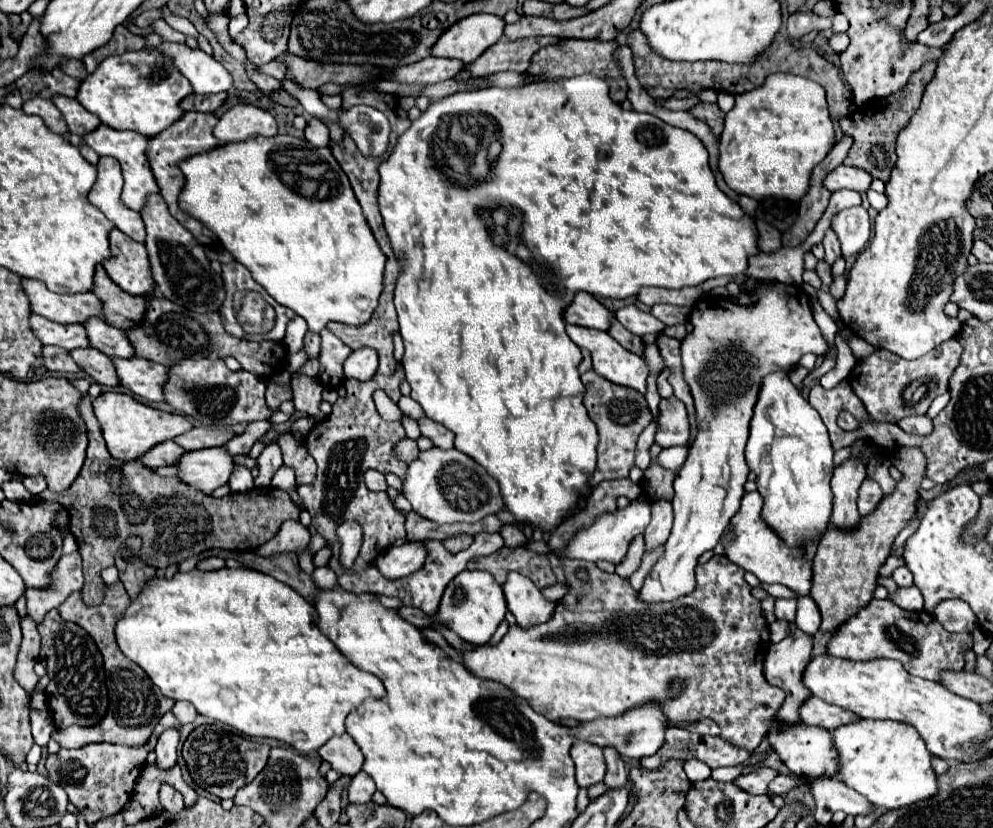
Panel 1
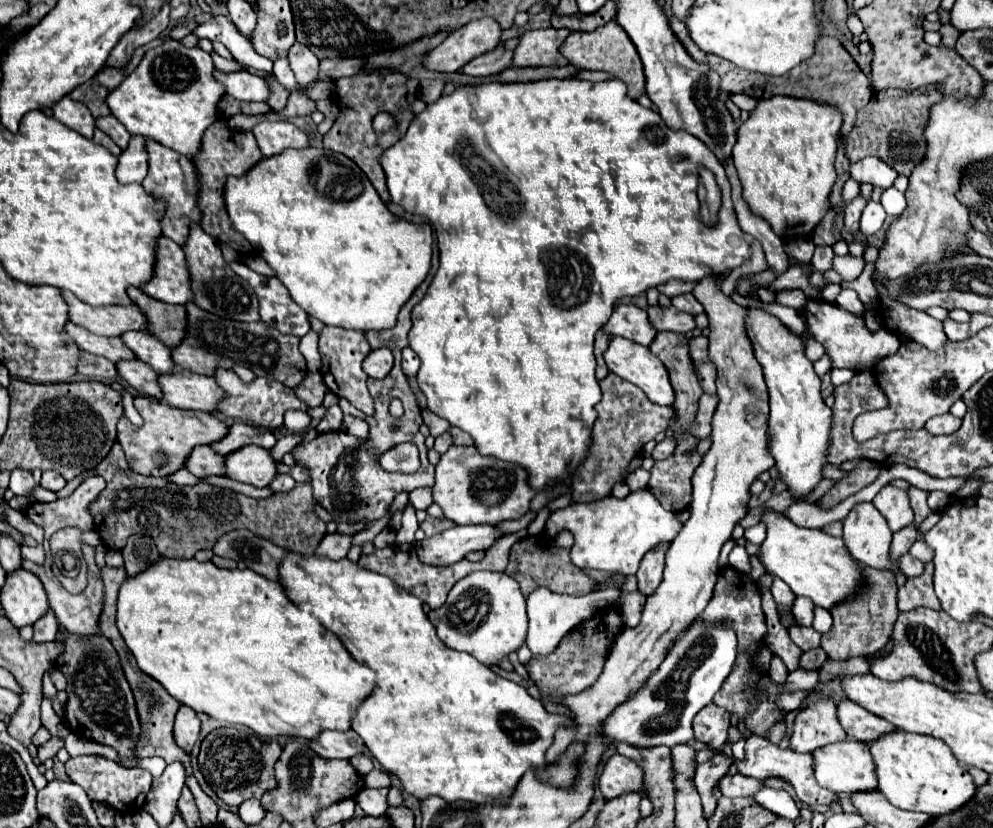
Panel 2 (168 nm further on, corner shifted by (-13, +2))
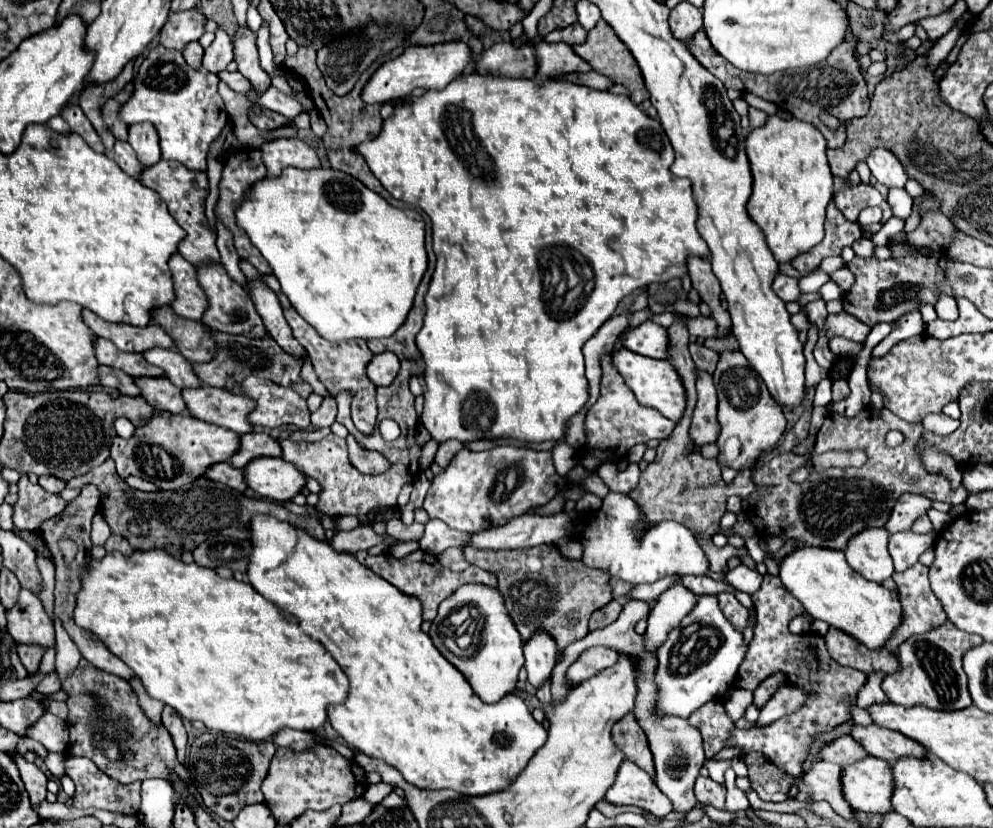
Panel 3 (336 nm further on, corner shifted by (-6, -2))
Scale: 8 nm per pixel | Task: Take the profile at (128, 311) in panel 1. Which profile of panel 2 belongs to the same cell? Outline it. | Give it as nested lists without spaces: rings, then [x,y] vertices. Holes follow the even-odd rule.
[[[130,287],[128,295],[132,301],[146,313],[150,333],[158,337],[164,345],[176,347],[180,341],[184,341],[186,333],[186,309],[184,305],[168,305],[164,301],[148,297],[144,291]]]

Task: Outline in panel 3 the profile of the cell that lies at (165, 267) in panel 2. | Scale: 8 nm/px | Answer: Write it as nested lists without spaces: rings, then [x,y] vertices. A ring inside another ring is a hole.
[[[173,253],[173,257],[169,259],[169,269],[175,285],[175,299],[171,303],[171,309],[181,317],[201,321],[207,297],[197,283],[195,267],[189,261],[185,261],[179,253]]]

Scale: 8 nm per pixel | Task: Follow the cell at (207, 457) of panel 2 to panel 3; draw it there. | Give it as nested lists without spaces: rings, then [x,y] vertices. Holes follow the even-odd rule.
[[[215,463],[211,465],[207,471],[205,471],[205,477],[211,479],[211,481],[219,481],[219,483],[225,483],[229,485],[231,489],[237,489],[237,491],[245,491],[247,485],[241,477],[241,469],[233,469],[229,463]]]

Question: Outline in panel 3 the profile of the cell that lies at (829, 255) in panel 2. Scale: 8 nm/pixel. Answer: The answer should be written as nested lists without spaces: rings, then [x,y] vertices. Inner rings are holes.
[[[829,257],[829,259],[823,259],[815,271],[823,271],[823,273],[831,275],[831,273],[837,271],[839,267],[843,267],[843,261],[841,261],[839,257]]]

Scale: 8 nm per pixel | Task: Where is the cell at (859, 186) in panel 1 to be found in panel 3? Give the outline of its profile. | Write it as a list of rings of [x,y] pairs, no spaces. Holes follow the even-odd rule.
[[[875,149],[867,159],[867,167],[871,171],[871,175],[885,187],[903,187],[907,181],[907,175],[901,167],[901,163],[897,161],[897,157],[893,157],[893,153],[885,151],[885,149]]]

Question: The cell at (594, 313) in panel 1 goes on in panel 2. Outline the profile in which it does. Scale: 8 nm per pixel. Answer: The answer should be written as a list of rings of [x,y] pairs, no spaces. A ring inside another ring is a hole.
[[[616,305],[612,317],[604,325],[604,331],[646,347],[654,341],[658,333],[656,327],[650,325],[648,313],[636,305]]]

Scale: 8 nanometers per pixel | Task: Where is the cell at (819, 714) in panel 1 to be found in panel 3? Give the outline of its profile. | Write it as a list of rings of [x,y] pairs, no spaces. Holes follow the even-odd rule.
[[[875,723],[863,727],[863,725],[851,725],[851,737],[861,743],[861,747],[879,759],[885,761],[895,761],[897,757],[903,755],[915,755],[915,757],[925,757],[923,745],[917,741],[901,735],[899,731],[891,731],[885,727],[879,727]]]

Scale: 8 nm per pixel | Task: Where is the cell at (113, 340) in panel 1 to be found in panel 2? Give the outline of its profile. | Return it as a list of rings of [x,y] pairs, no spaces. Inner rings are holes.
[[[128,331],[122,335],[122,341],[136,353],[138,359],[152,365],[158,373],[174,373],[176,363],[172,361],[172,349],[168,349],[154,335]]]

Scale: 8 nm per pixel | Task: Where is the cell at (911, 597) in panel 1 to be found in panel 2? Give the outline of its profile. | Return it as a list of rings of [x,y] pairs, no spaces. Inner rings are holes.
[[[928,561],[920,577],[906,579],[906,583],[898,589],[898,609],[900,611],[910,611],[916,607],[930,607],[936,611],[940,609],[940,601],[932,587],[932,573],[934,573],[934,565]]]

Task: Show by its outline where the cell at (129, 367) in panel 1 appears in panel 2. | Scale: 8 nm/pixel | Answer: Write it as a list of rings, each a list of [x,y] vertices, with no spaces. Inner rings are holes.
[[[178,369],[172,375],[160,375],[158,381],[164,391],[164,401],[176,409],[216,413],[218,403],[226,397],[212,377],[196,375],[186,369]]]

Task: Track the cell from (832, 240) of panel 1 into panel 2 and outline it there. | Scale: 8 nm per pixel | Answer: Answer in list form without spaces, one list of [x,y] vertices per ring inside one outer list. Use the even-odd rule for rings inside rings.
[[[858,195],[856,199],[852,199],[848,205],[846,205],[846,213],[844,213],[844,227],[848,233],[856,233],[858,231],[858,221],[860,221],[860,215],[862,215],[862,209],[866,207],[868,199]]]

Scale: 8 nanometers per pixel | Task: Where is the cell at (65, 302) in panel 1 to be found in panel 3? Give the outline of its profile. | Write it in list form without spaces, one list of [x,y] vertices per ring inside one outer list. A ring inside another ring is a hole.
[[[83,309],[81,315],[83,315],[85,325],[97,337],[105,337],[117,349],[143,353],[145,349],[153,349],[153,347],[165,347],[165,349],[173,347],[173,341],[165,335],[165,331],[159,325],[149,323],[147,327],[135,327],[129,323],[109,323],[109,321],[97,317],[89,309]]]

